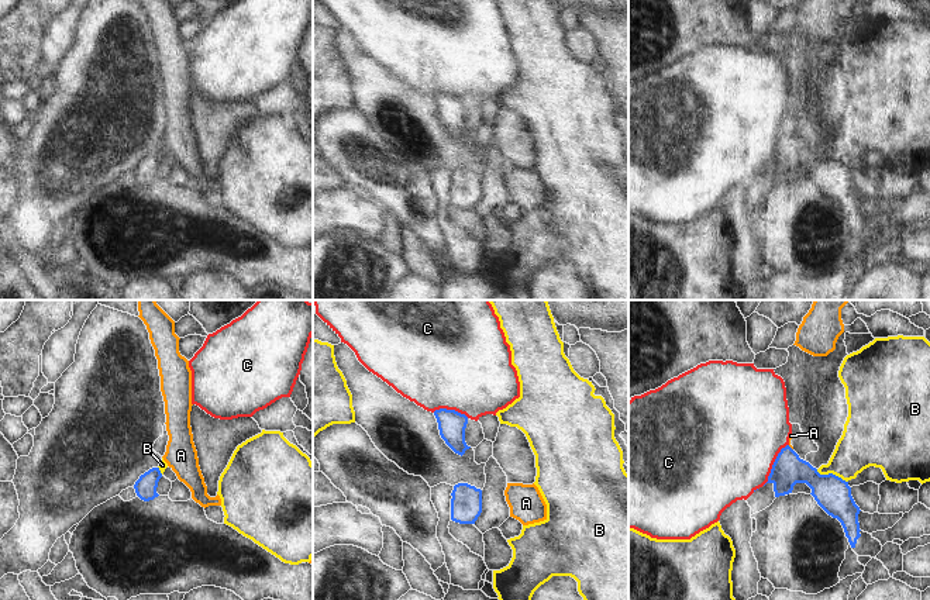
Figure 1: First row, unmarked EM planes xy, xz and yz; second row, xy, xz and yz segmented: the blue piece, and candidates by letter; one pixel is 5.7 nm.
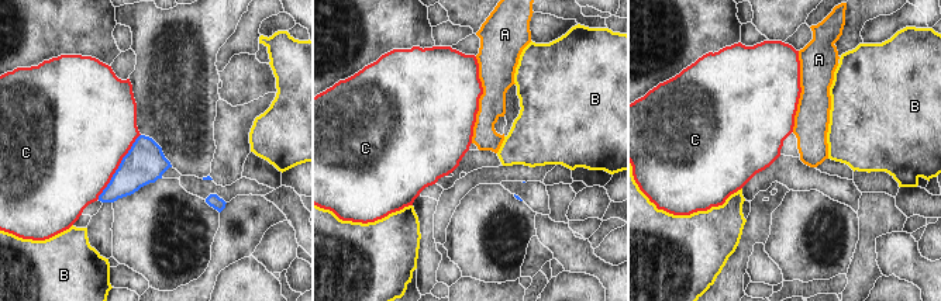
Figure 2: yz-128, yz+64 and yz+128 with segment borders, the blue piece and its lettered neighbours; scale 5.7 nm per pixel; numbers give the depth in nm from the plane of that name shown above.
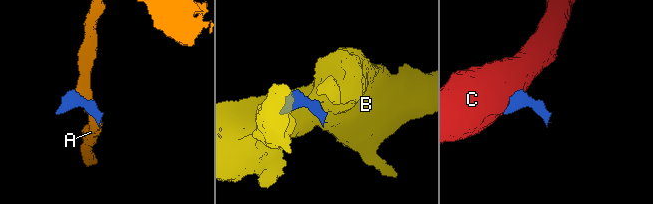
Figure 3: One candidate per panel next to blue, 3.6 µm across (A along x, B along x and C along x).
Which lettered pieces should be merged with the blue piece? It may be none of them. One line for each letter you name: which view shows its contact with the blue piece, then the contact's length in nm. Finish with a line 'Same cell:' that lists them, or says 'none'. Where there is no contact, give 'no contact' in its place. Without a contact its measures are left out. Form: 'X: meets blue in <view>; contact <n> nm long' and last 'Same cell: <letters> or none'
Same cell: none

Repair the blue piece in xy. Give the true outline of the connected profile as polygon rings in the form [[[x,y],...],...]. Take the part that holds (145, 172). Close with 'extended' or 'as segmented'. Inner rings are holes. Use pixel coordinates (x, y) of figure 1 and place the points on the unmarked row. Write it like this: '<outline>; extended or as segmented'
[[[152,152],[141,159],[134,169],[137,180],[144,186],[149,186],[158,182],[159,179],[156,177],[156,172],[161,162],[162,158],[159,152]]]; as segmented

